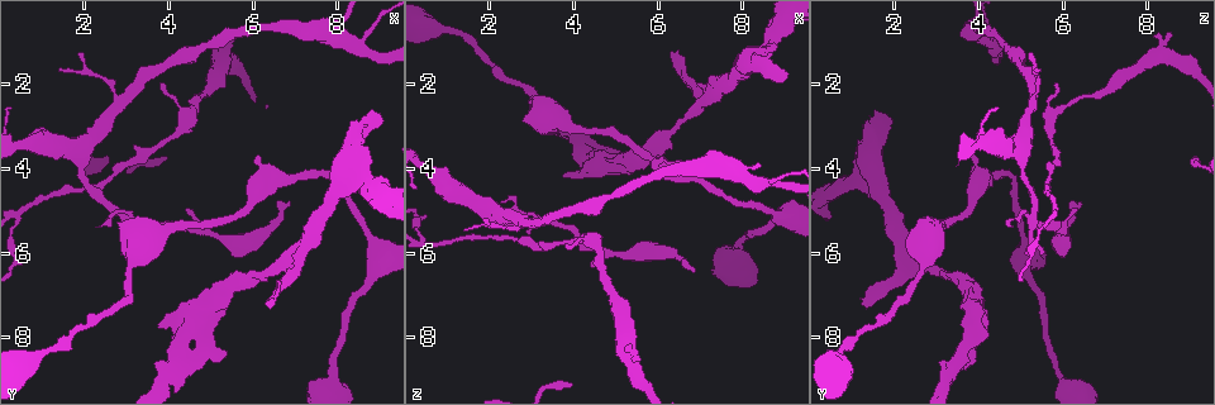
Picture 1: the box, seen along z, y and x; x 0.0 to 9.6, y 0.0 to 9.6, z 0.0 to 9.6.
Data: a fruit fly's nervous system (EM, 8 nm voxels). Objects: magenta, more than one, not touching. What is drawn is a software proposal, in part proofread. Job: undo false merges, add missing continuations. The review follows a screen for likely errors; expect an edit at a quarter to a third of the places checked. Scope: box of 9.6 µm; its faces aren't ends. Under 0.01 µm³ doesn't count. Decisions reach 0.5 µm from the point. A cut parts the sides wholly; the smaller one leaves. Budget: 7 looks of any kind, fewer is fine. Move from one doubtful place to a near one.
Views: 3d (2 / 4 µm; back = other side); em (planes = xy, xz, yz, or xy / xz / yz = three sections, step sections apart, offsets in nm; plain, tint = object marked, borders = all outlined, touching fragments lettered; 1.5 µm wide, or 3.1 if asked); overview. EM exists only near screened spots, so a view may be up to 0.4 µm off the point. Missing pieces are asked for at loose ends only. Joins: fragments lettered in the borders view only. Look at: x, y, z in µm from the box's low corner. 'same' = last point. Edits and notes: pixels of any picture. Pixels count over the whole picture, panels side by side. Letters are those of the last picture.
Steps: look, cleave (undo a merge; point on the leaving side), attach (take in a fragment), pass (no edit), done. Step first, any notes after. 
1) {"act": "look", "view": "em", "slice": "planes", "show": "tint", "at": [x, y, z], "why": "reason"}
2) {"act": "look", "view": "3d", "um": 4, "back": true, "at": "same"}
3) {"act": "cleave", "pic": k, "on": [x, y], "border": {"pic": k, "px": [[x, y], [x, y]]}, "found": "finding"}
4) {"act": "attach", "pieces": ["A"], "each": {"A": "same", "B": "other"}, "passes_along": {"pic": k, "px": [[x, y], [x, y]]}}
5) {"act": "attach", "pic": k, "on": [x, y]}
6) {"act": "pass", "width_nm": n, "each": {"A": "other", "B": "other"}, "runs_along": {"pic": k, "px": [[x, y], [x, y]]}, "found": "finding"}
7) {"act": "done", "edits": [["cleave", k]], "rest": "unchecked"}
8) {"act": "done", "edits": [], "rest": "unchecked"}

{"act": "look", "view": "em", "slice": "planes", "show": "plain", "at": [8.70, 3.00, 1.30], "why": "branch stops here"}

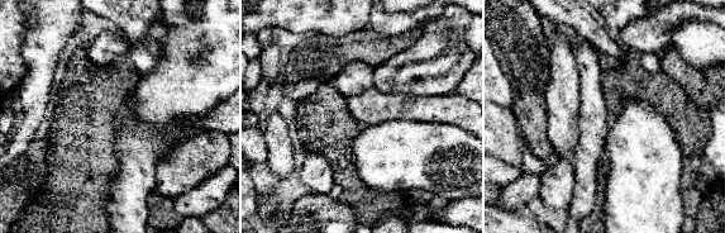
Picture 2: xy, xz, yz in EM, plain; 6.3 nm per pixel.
{"act": "look", "view": "em", "slice": "planes", "show": "borders", "at": "same", "why": "see the neighbours"}

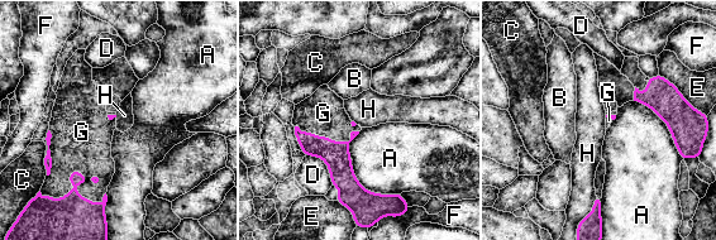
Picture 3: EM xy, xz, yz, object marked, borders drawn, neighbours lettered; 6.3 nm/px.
{"act": "attach", "pieces": ["G"], "longest_contact_nm": ["A", 480], "each": {"A": "other", "B": "other", "C": "other", "D": "other", "E": "other", "F": "other", "G": "same", "H": "other"}, "found": "the cell continues"}

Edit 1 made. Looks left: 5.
{"act": "look", "view": "3d", "um": 2, "at": [7.15, 5.85, 2.35], "why": "three arms meet"}

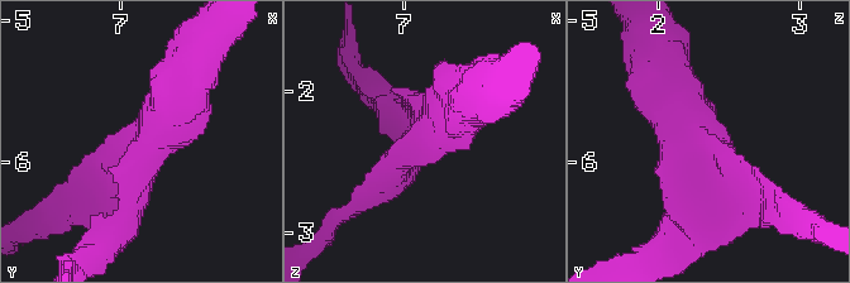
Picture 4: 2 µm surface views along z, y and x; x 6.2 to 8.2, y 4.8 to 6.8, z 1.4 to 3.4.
{"act": "look", "view": "em", "slice": "xz", "step": 8, "show": "tint", "at": [7.24, 5.82, 2.32]}

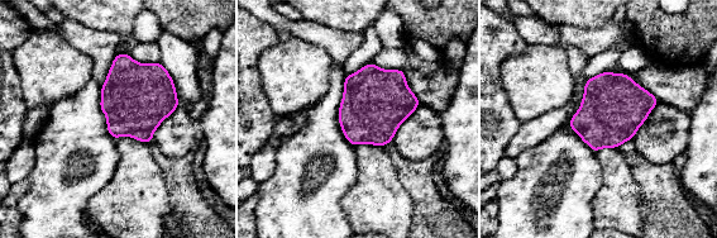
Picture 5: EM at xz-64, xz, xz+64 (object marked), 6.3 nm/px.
{"act": "look", "view": "em", "slice": "planes", "show": "borders", "at": "same"}

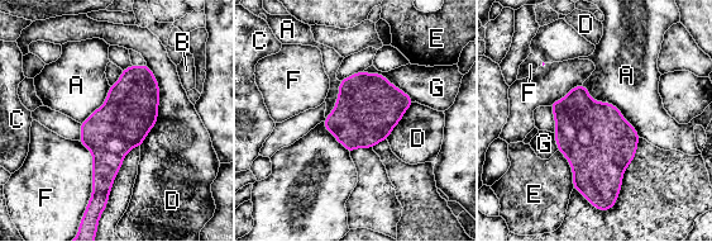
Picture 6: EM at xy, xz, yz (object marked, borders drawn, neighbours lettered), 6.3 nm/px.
{"act": "pass", "each": {"A": "other", "B": "other", "C": "other", "D": "other", "E": "other", "F": "other", "G": "other"}, "runs_along": {"pic": 6, "px": [[146, 69], [109, 134], [95, 208]]}, "found": "all the same cell"}

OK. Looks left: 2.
{"act": "look", "view": "em", "slice": "planes", "show": "tint", "at": [3.20, 6.00, 5.15], "why": "free end"}

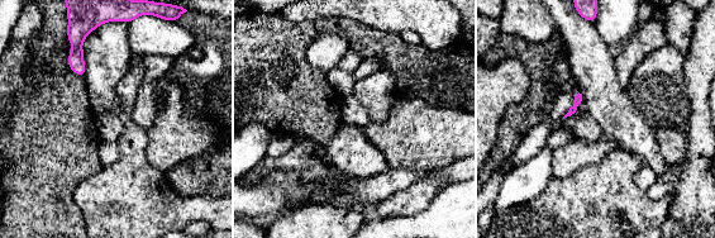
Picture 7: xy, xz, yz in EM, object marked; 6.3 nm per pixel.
{"act": "look", "view": "em", "slice": "planes", "show": "borders", "at": "same"}

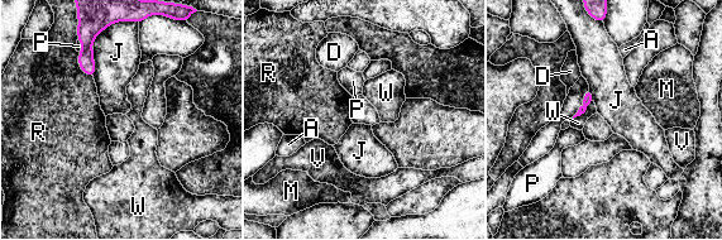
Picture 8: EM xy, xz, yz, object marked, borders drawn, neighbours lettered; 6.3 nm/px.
{"act": "pass", "each": {"A": "other", "D": "other", "J": "other", "M": "other", "P": "other", "R": "other", "V": "other", "W": "other"}, "border": {"pic": 8, "px": [[593, 100], [583, 113], [573, 119]]}, "found": "none of them fits"}

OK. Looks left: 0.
{"act": "done", "edits": [["attach", 3]], "rest": "unchecked"}

